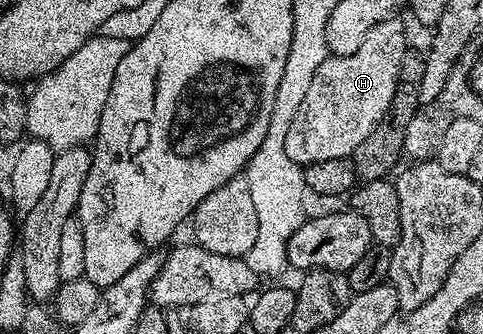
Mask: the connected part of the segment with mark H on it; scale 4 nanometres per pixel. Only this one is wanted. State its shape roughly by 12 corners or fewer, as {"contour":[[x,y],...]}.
{"contour":[[401,17],[316,68],[284,152],[303,168],[354,150],[390,113]]}

